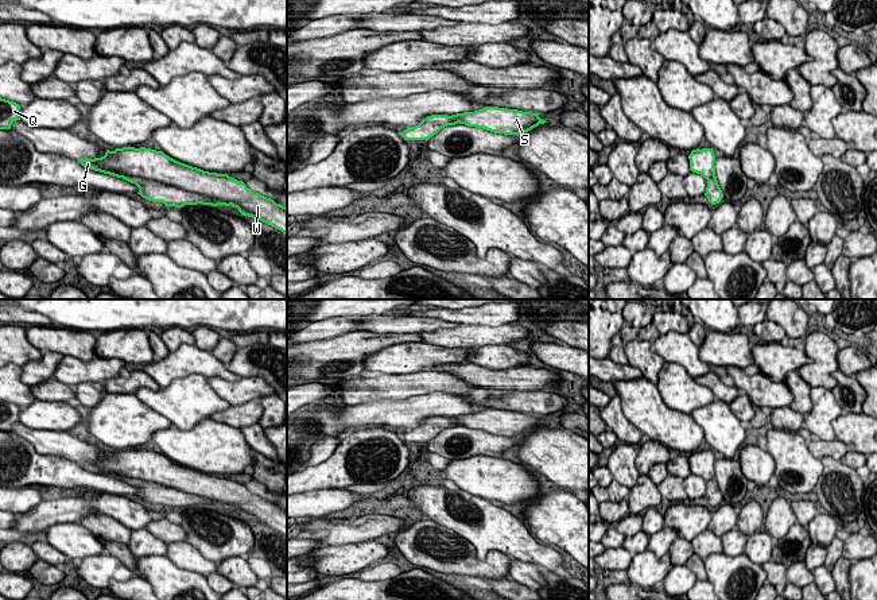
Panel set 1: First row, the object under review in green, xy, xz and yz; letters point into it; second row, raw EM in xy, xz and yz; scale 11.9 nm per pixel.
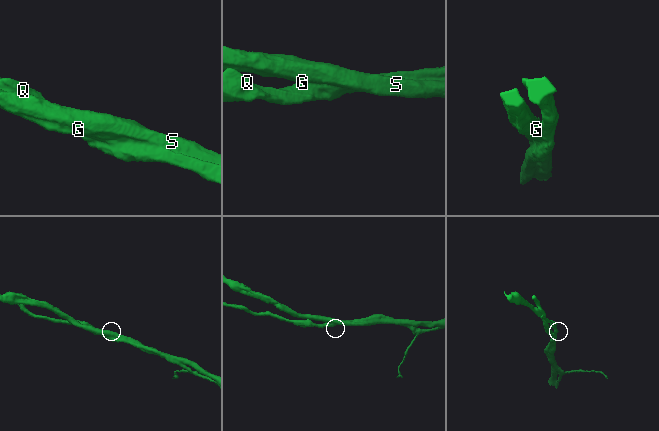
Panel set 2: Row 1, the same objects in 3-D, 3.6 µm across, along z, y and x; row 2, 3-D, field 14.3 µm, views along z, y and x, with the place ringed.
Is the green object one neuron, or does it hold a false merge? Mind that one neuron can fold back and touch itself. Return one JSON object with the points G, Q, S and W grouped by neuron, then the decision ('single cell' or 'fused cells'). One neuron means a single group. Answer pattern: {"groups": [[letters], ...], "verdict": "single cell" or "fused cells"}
{"groups": [["G", "Q"], ["S", "W"]], "verdict": "fused cells"}

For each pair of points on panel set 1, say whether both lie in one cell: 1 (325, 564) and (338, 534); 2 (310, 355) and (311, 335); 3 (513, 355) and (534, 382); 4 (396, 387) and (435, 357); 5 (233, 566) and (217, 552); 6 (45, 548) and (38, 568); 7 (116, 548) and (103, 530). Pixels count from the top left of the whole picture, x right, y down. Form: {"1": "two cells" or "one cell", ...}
{"1": "two cells", "2": "two cells", "3": "two cells", "4": "two cells", "5": "two cells", "6": "two cells", "7": "two cells"}

